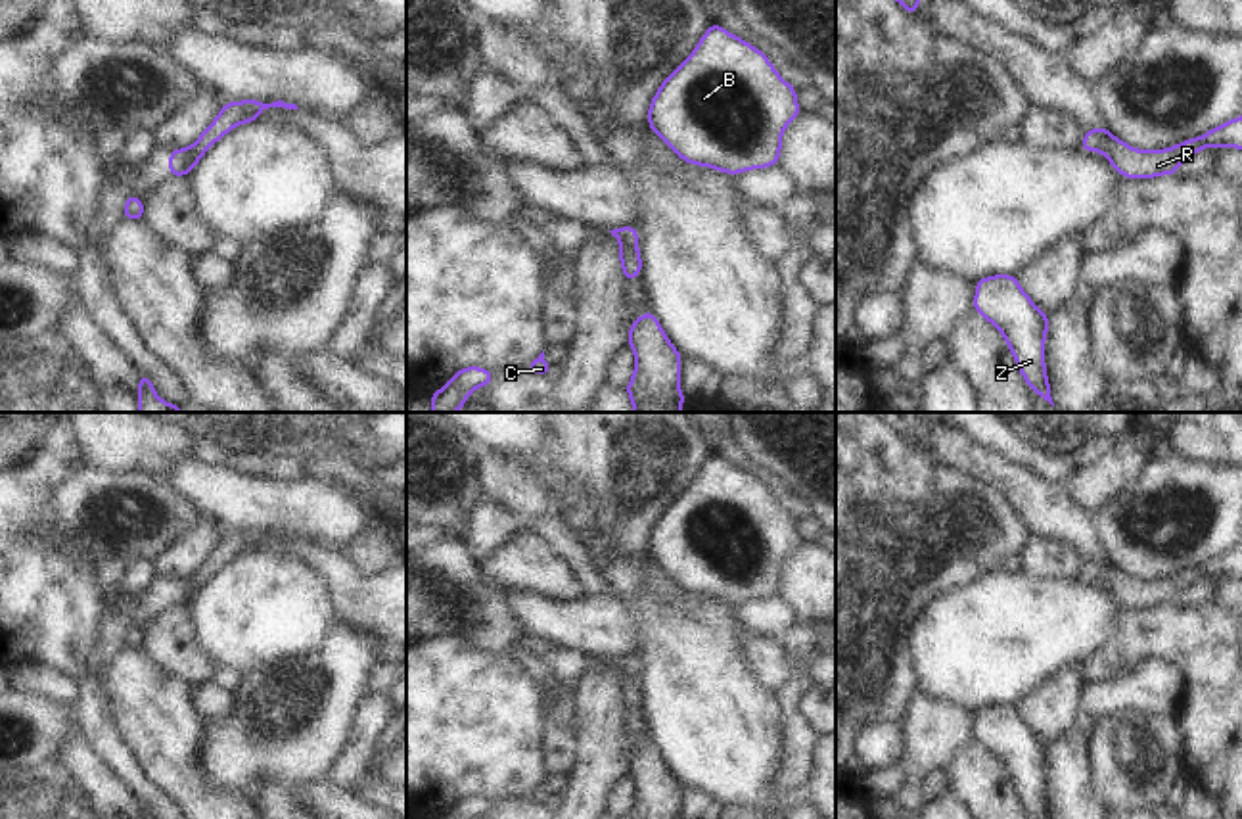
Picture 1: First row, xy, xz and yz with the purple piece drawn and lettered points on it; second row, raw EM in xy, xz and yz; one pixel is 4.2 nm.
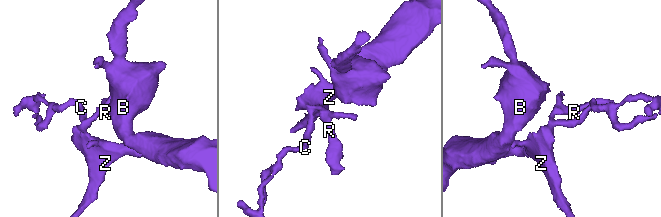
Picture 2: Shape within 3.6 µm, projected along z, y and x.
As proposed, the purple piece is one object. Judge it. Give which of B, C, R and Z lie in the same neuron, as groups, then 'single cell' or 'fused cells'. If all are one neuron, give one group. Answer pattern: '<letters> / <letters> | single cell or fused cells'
B C Z / R | fused cells

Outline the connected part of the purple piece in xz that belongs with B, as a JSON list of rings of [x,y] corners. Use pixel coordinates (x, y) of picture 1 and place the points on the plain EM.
[[[711,453],[696,480],[663,510],[652,527],[648,554],[686,593],[738,604],[778,593],[782,560],[801,543],[795,524],[797,518],[780,508],[761,480]]]

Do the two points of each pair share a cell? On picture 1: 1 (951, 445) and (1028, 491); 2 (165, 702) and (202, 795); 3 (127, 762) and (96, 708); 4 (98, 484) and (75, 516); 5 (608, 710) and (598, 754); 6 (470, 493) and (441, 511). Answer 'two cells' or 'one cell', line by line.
1: one cell
2: one cell
3: one cell
4: one cell
5: one cell
6: one cell

